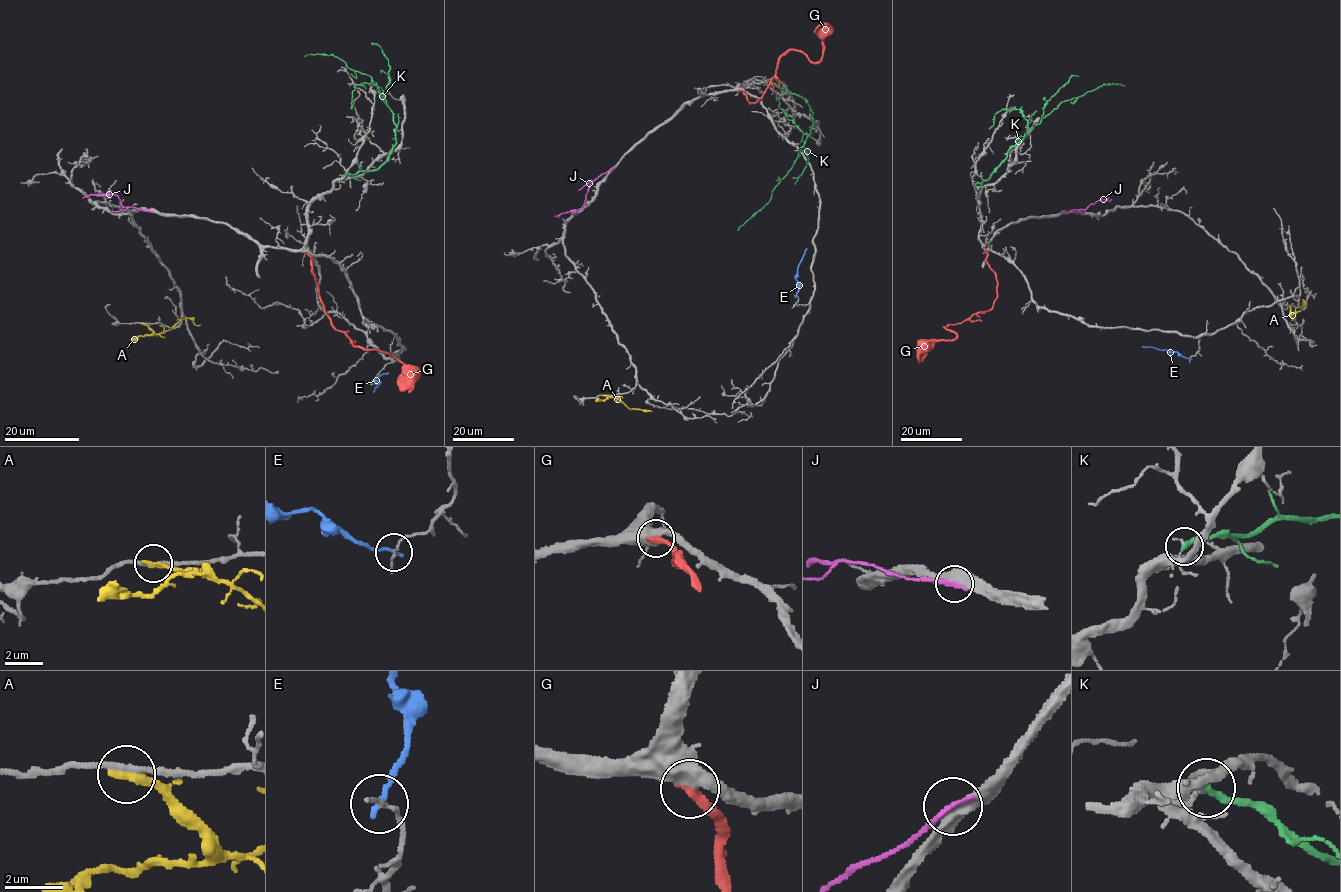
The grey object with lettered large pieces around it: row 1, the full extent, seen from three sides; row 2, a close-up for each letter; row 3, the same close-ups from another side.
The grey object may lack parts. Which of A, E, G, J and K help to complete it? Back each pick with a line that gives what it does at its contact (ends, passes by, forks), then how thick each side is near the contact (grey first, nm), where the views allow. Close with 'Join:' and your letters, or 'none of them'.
G: it ends | 500/360 nm
Join: G

